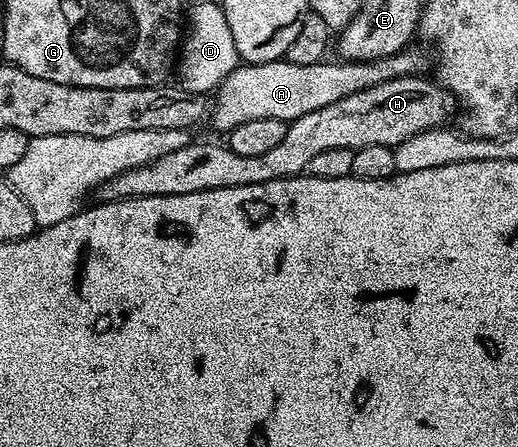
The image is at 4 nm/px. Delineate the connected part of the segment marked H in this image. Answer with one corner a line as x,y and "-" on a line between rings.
422,75
417,76
402,76
396,80
390,80
389,82
381,82
377,86
373,86
369,90
361,90
357,94
349,94
349,98
341,98
341,102
333,102
333,106
321,106
321,110
313,110
313,114
301,114
301,118
290,121
287,125
287,133
285,138
281,138
281,143
278,146
273,146
273,150
269,150
266,154
252,154
249,158
245,154
237,154
231,148
219,144
198,144
198,142
192,142
181,146
181,150
173,150
169,154
161,154
161,158
157,158
153,162
149,162
145,166
137,166
133,170
125,170
121,174
117,174
111,180
105,181
99,185
97,189
97,196
100,201
106,202
108,200
132,200
134,196
172,196
173,194
197,194
201,190
221,190
222,188
228,188
229,186
253,186
257,182
269,182
270,180
276,180
277,178
285,178
286,176
298,176
306,173
307,163
309,158
313,158
313,154
321,154
321,150
333,150
334,148
353,148
357,149
361,146
389,146
395,149
401,142
405,142
405,138
413,138
413,134
421,134
425,130
430,128
437,128
448,123
447,120
454,112
457,112
457,101
446,88
443,88
434,79
428,78
428,80

